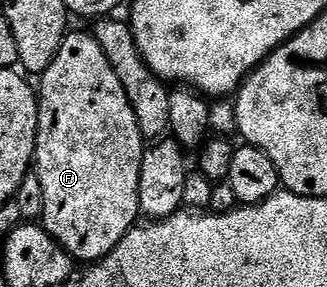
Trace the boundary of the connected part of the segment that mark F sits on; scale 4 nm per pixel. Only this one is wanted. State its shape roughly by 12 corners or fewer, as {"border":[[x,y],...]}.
{"border":[[93,33],[40,75],[45,230],[82,264],[139,221],[136,112]]}

